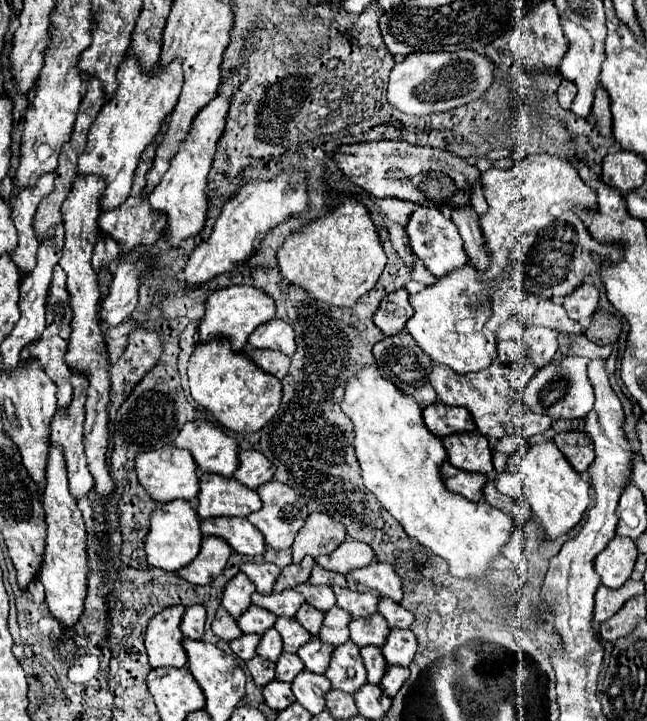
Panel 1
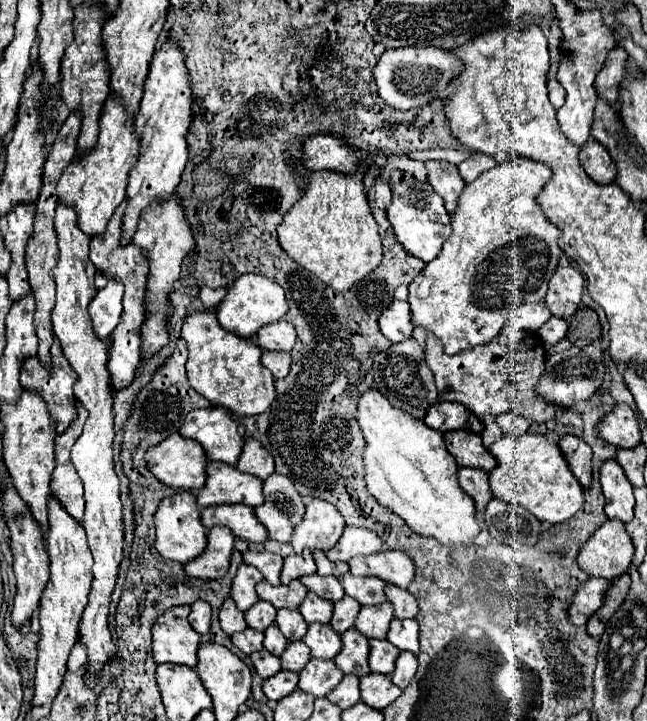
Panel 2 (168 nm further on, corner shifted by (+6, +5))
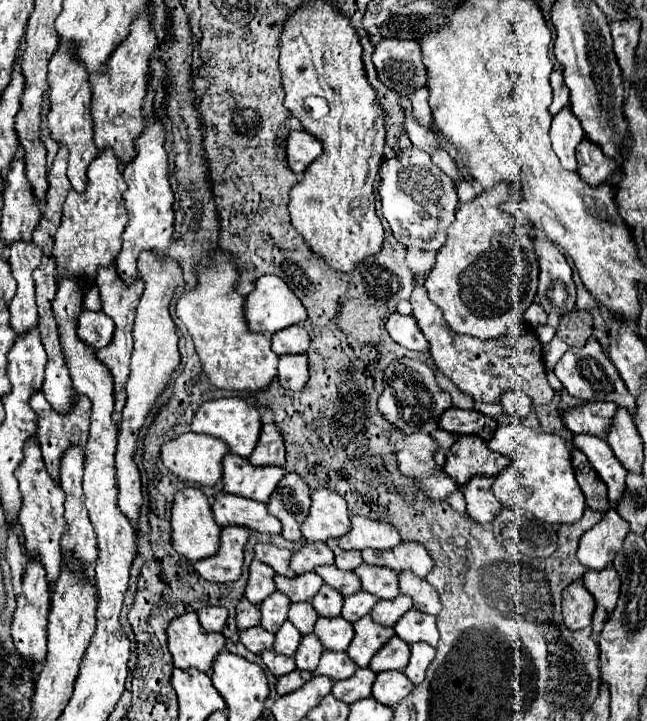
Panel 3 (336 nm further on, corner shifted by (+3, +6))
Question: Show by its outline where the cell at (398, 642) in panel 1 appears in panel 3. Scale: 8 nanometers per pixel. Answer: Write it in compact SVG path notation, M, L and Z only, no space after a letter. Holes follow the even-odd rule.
M410 610L406 612L394 626L396 634L408 642L408 644L414 644L414 642L426 642L430 646L436 646L438 644L438 628L436 628L436 616L430 616L430 614L424 614L420 610Z

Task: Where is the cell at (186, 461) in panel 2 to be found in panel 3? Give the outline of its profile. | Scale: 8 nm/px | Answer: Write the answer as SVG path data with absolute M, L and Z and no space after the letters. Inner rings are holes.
M182 434L162 446L164 466L182 480L214 486L222 478L222 458L228 446L204 434Z

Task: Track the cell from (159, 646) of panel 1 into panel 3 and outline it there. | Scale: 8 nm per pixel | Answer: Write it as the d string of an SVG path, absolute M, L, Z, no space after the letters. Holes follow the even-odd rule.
M196 612L178 616L168 626L168 646L174 658L176 668L198 668L206 674L212 674L212 664L220 650L224 650L226 638L222 634L206 632Z

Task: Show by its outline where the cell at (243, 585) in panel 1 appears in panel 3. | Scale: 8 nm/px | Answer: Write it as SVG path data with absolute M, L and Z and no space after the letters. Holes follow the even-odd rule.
M252 560L250 578L246 586L246 598L252 600L252 604L260 604L266 596L270 596L276 590L276 584L272 584L274 574L276 572L268 564L260 560Z

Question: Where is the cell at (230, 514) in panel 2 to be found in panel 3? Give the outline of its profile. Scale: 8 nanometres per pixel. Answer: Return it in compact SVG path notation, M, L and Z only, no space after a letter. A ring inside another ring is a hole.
M220 492L214 498L212 512L216 524L222 528L236 524L236 526L246 526L254 532L268 532L268 534L278 534L282 530L280 520L276 520L268 512L266 504L236 494Z

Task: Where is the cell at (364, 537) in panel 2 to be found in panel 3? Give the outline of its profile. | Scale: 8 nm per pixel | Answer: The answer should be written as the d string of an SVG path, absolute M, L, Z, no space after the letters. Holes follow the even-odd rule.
M352 516L352 528L348 534L344 534L338 544L344 550L364 550L364 548L376 548L376 550L388 550L400 544L398 530L382 520L372 520L366 516Z

